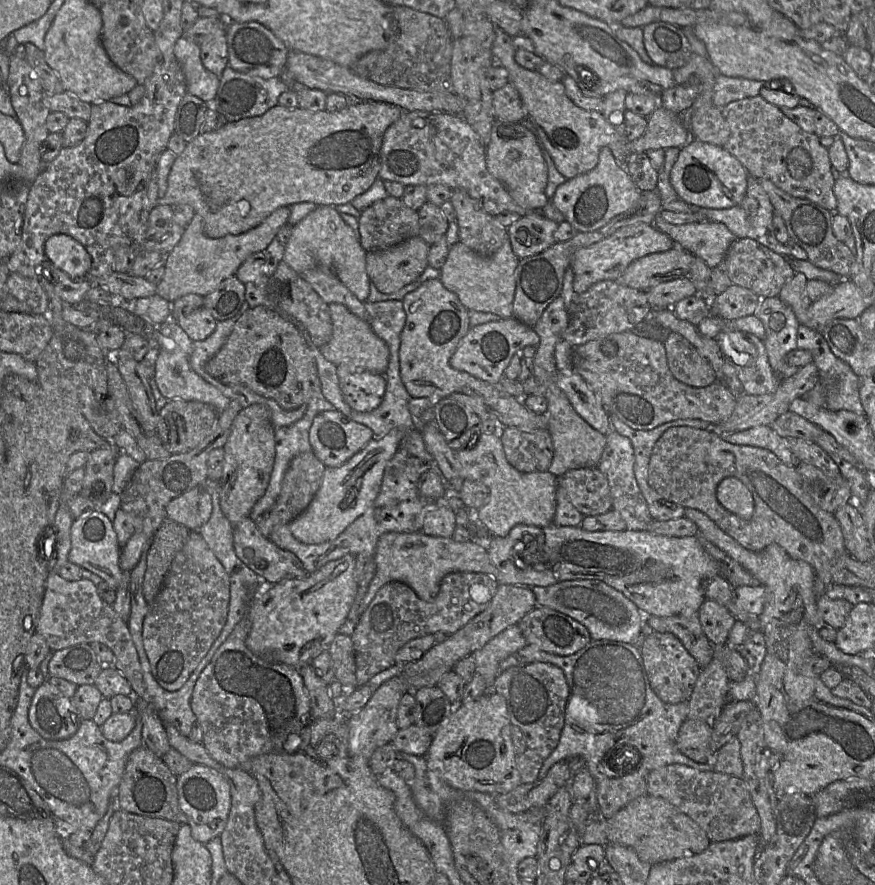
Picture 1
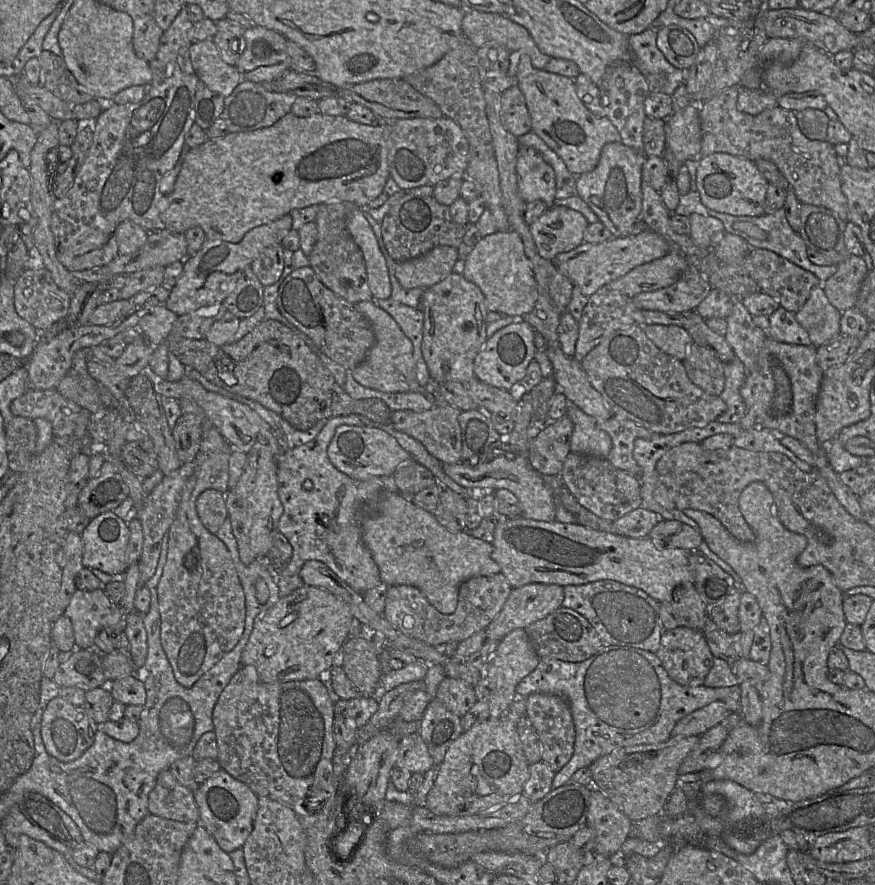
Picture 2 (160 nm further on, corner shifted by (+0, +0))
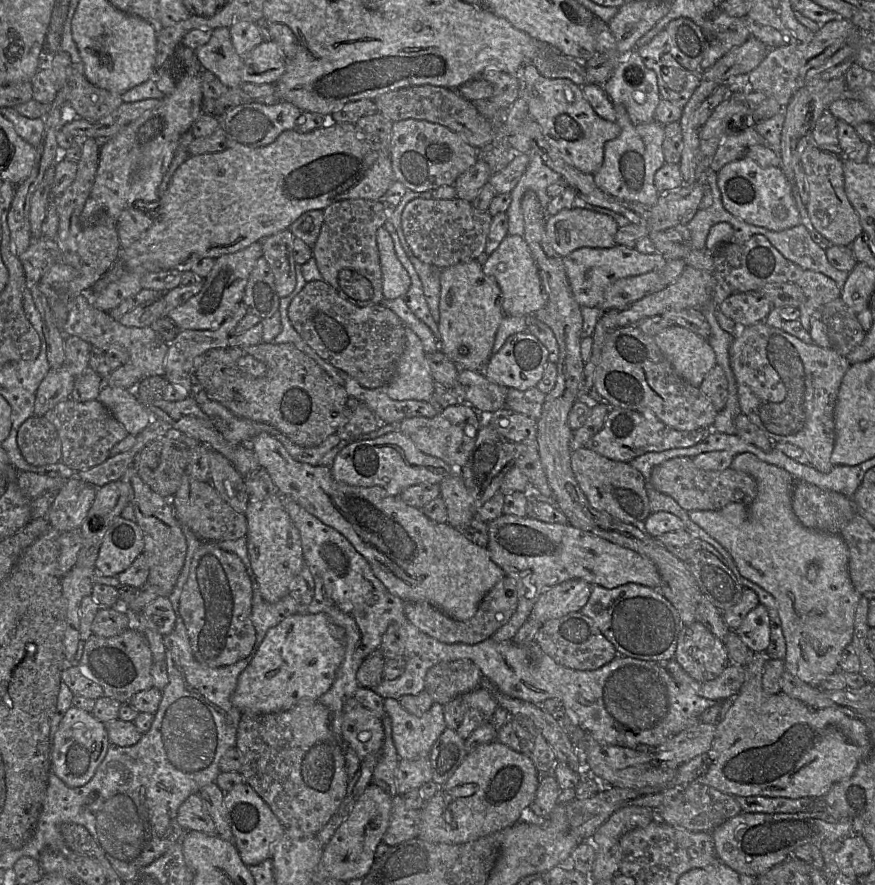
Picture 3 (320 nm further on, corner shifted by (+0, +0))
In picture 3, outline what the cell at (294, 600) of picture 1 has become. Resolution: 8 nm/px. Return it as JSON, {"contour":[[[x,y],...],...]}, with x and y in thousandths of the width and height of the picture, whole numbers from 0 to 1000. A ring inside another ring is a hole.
{"contour":[[[341,692],[338,694],[331,695],[322,701],[318,706],[309,710],[302,723],[297,728],[296,732],[293,736],[291,741],[282,753],[282,755],[275,760],[272,766],[272,772],[270,779],[264,788],[265,795],[278,806],[290,806],[290,807],[307,807],[323,805],[333,801],[338,795],[343,794],[346,791],[363,791],[369,784],[371,784],[378,776],[385,758],[392,747],[394,739],[394,713],[379,704],[374,695],[370,693],[354,693],[354,692]]]}

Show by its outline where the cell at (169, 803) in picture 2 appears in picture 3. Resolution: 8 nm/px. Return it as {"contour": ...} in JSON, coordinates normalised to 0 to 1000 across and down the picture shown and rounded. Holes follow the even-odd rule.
{"contour":[[[225,897],[217,898],[205,912],[202,928],[214,939],[249,944],[243,925]]]}

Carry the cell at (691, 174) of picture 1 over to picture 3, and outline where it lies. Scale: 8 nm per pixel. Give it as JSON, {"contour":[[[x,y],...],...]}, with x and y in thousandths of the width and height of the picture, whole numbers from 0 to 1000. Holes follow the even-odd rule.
{"contour":[[[849,177],[819,194],[819,209],[829,236],[854,252],[883,261],[915,253],[905,209],[891,189],[870,189],[859,180]]]}

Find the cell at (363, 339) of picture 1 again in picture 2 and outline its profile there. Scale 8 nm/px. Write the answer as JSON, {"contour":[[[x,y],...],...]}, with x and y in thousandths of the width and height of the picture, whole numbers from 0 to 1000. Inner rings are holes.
{"contour":[[[426,338],[424,340],[413,340],[406,342],[407,348],[418,357],[423,363],[426,374],[429,377],[429,389],[422,395],[418,405],[415,409],[408,412],[401,423],[403,426],[415,436],[433,441],[437,443],[474,443],[481,442],[481,435],[477,427],[475,410],[472,402],[472,389],[470,384],[463,379],[451,360],[440,350],[432,347],[430,344],[431,339],[439,338]]]}

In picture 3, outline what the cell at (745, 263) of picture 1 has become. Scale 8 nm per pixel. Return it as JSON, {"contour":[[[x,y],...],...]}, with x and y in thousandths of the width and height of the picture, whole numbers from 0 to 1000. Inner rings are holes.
{"contour":[[[918,304],[910,321],[920,333],[920,340],[912,347],[913,363],[918,371],[925,374],[928,363],[937,359],[939,348],[960,336],[961,327],[944,311],[921,304]]]}

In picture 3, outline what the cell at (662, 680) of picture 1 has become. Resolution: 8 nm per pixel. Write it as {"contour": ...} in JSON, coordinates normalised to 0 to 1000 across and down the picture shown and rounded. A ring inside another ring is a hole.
{"contour":[[[798,702],[779,710],[770,746],[799,771],[819,766],[834,750],[827,724]]]}

